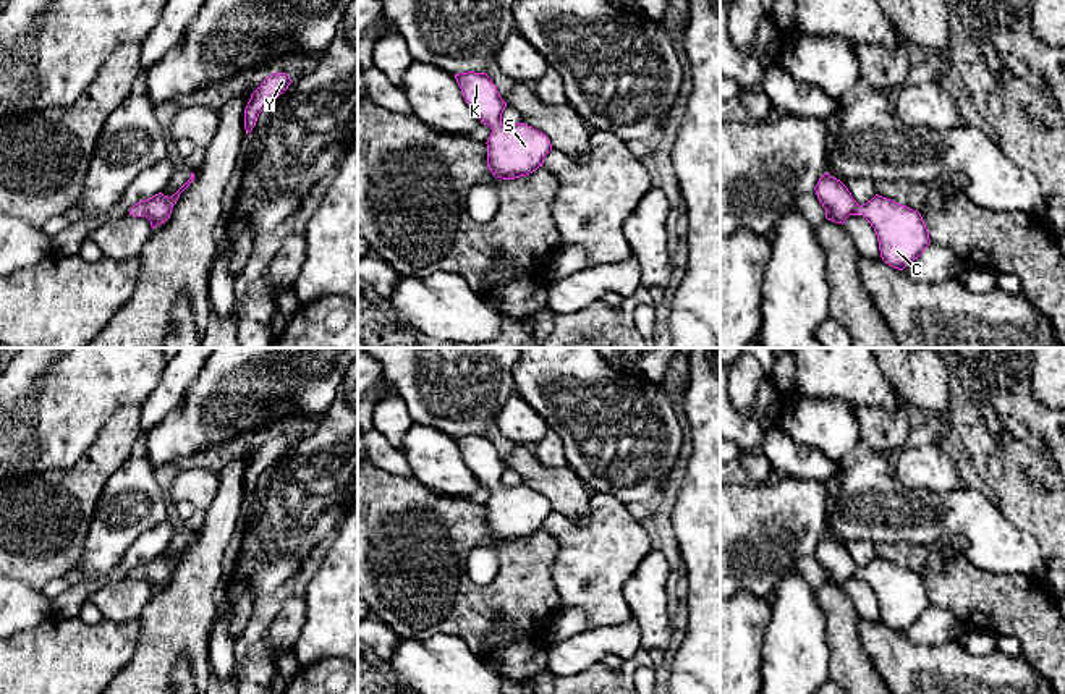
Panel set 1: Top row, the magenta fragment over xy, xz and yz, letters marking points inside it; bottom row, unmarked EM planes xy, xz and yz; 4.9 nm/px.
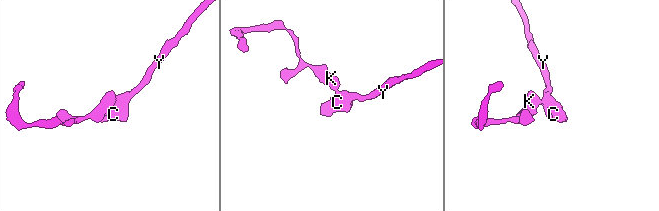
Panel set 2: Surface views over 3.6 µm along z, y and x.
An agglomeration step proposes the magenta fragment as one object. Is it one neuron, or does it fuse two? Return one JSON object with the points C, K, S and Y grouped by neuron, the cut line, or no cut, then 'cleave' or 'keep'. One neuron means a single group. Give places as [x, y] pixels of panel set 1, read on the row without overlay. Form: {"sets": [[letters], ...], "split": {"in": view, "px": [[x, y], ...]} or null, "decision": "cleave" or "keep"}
{"sets": [["C", "K", "S", "Y"]], "split": null, "decision": "keep"}

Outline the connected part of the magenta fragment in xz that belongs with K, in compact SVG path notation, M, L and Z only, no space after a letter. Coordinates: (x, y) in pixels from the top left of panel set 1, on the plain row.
M474 434L455 437L455 442L469 471L481 485L492 490L486 505L490 535L495 540L515 542L542 529L552 513L549 500L526 485L513 489L502 485L507 464L492 442L486 435Z

